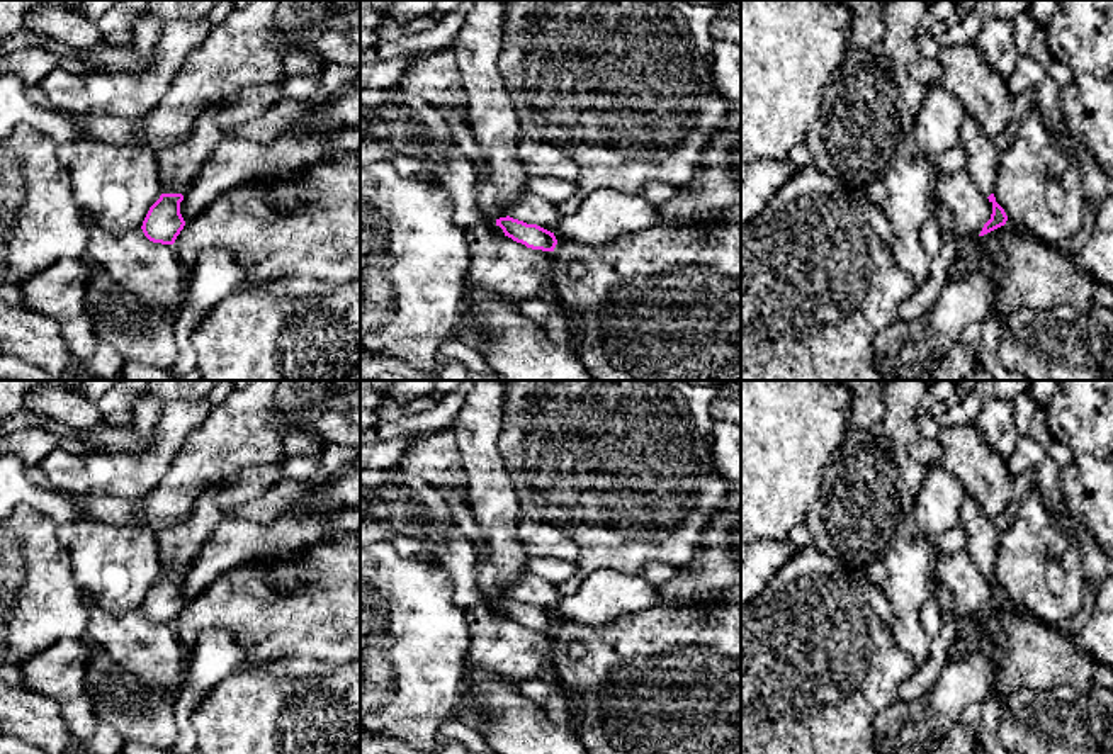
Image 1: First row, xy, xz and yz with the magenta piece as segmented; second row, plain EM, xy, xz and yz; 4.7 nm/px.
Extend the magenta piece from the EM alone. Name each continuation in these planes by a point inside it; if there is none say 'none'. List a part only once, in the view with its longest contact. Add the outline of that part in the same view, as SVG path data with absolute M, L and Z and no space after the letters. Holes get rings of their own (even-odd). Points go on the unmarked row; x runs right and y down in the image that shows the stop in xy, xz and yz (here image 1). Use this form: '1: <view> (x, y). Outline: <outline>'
1: xy (177, 544). Outline: M231 477L211 486L192 504L185 518L156 532L163 574L185 576L189 572L195 554L224 516L218 506L216 496L221 489L229 486L229 482Z

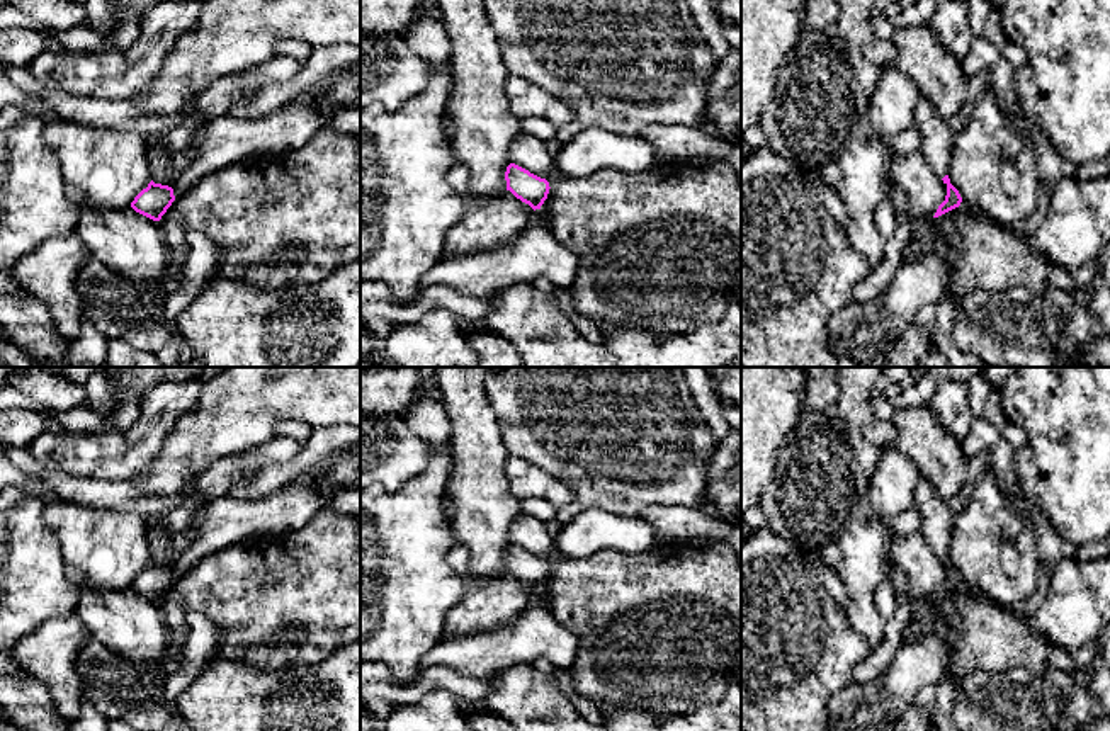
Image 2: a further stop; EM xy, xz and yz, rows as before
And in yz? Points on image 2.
1: yz (937, 521). Outline: M925 479L918 483L913 507L921 515L920 532L930 542L935 554L943 559L950 552L950 536L957 513L937 496L933 486Z

